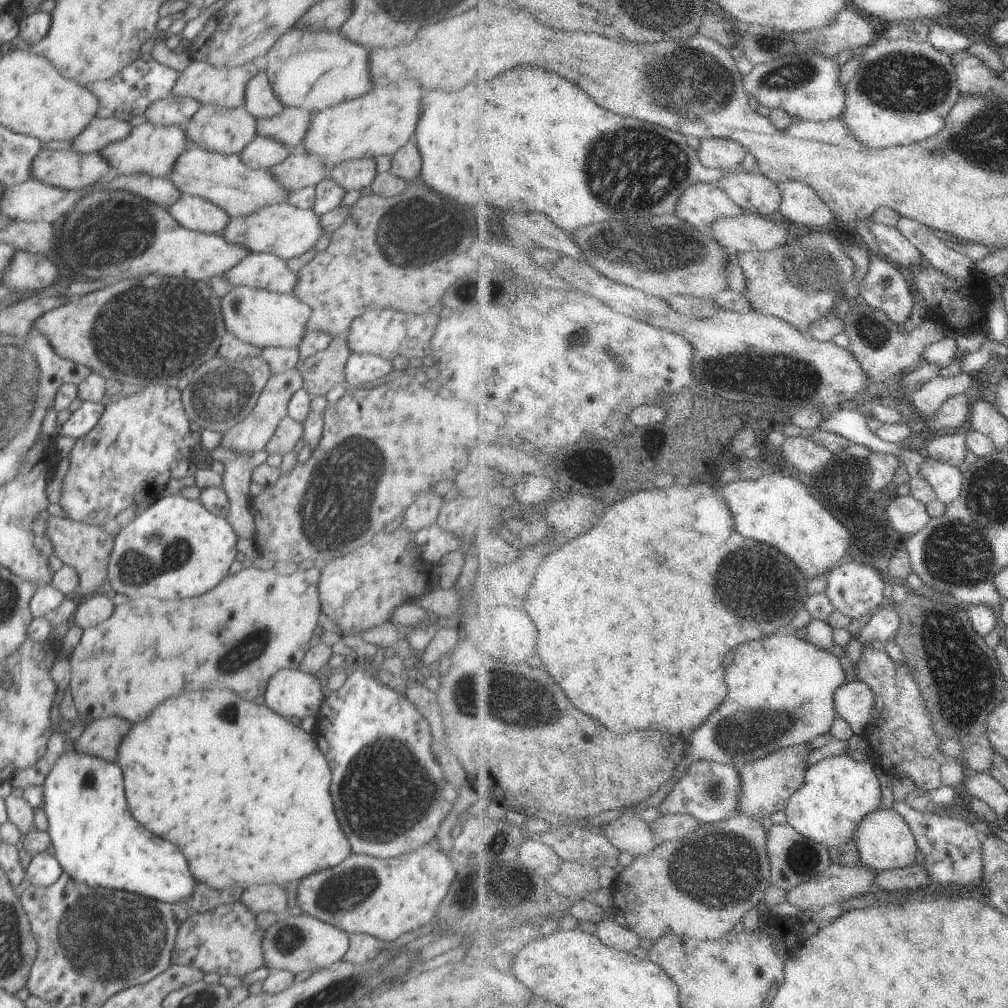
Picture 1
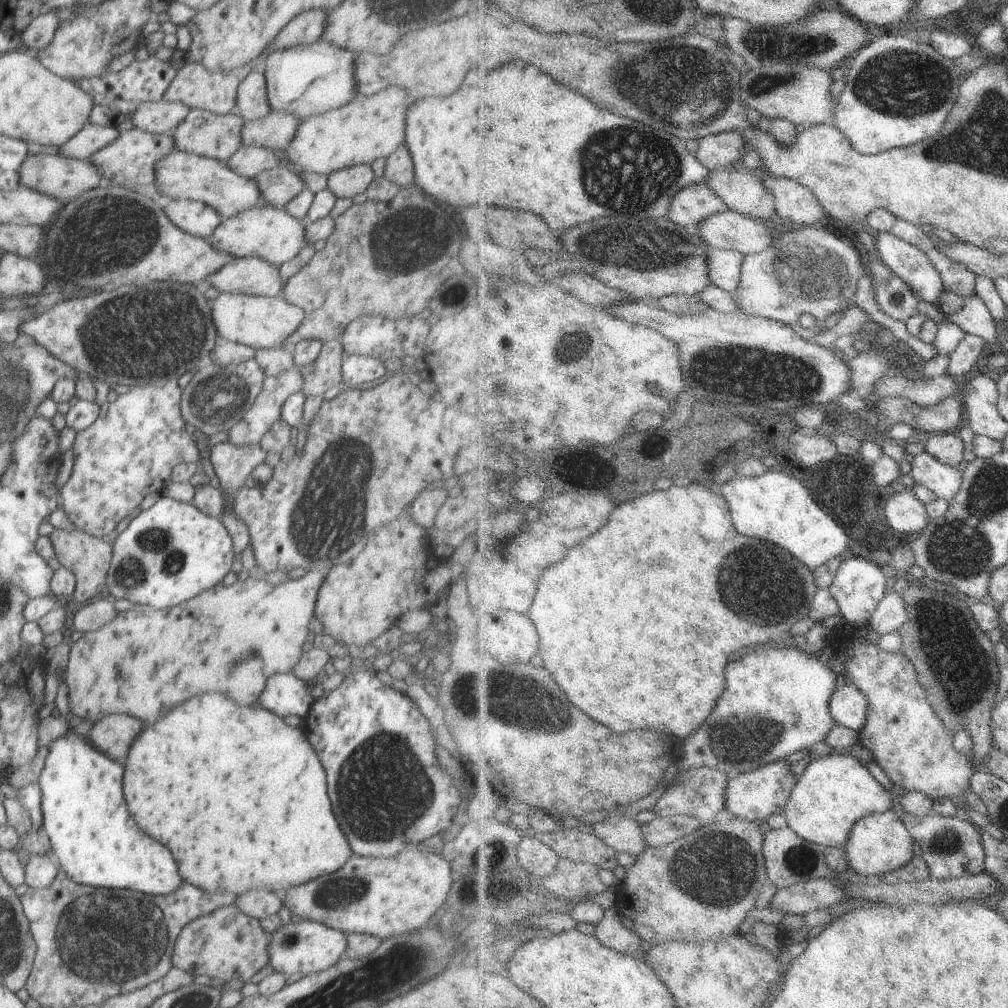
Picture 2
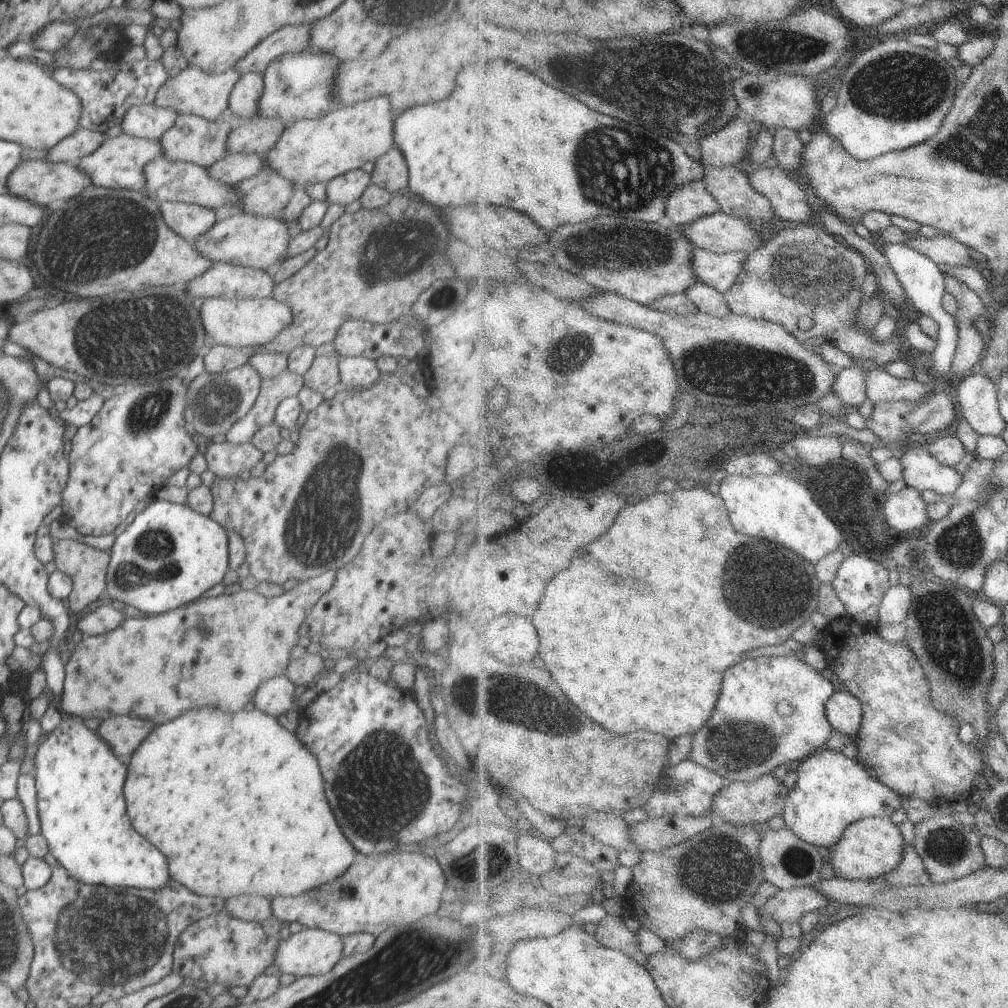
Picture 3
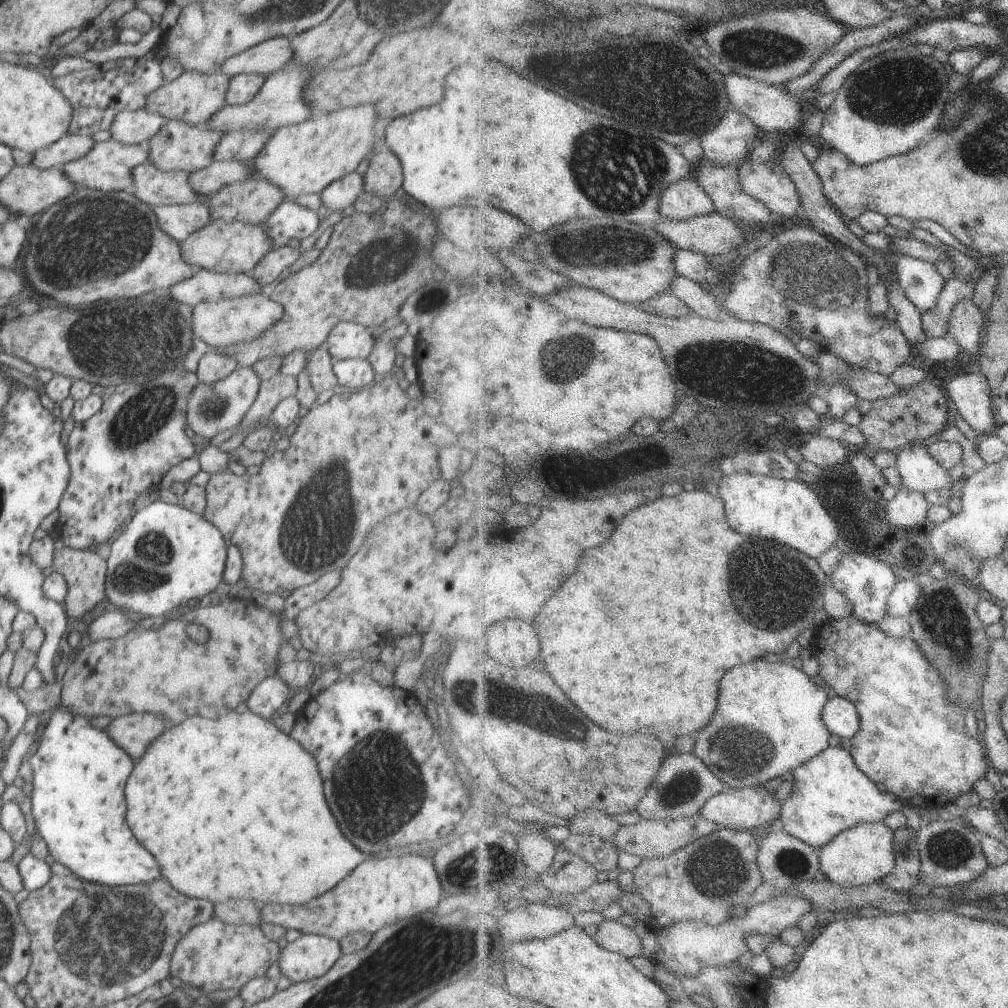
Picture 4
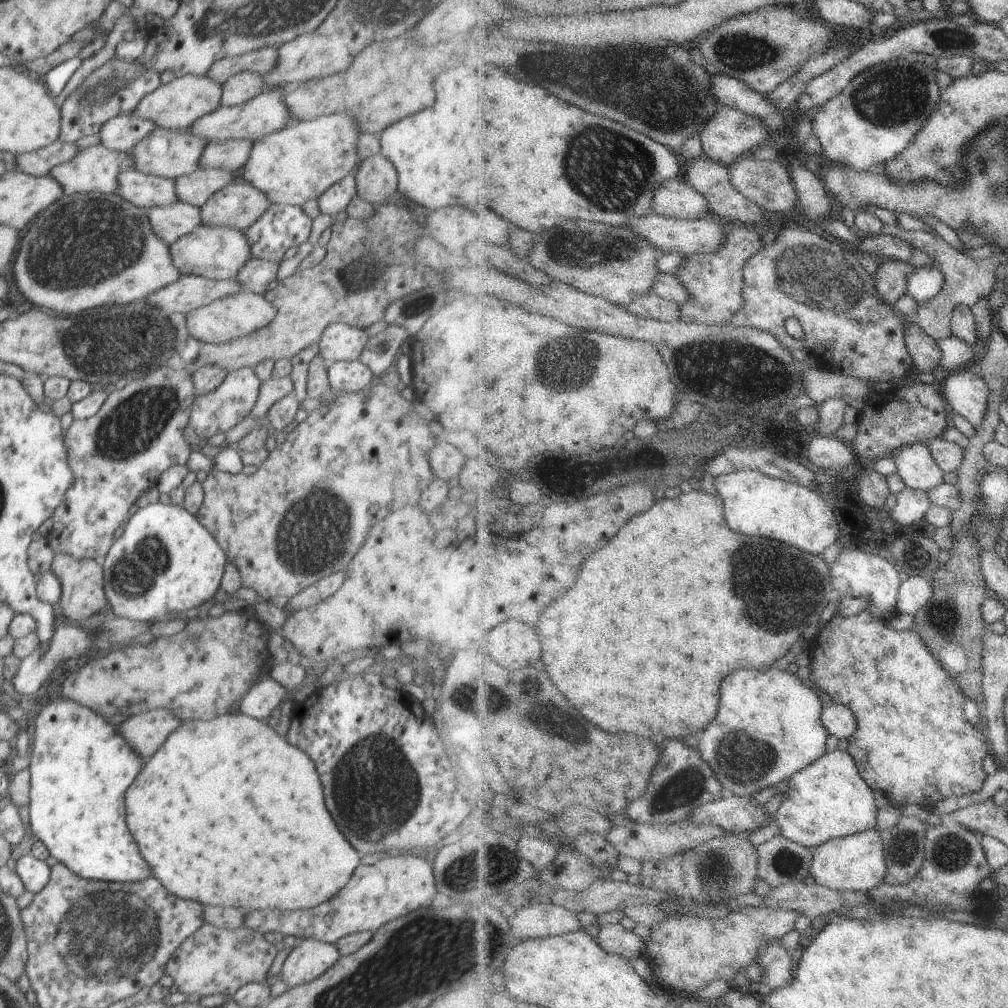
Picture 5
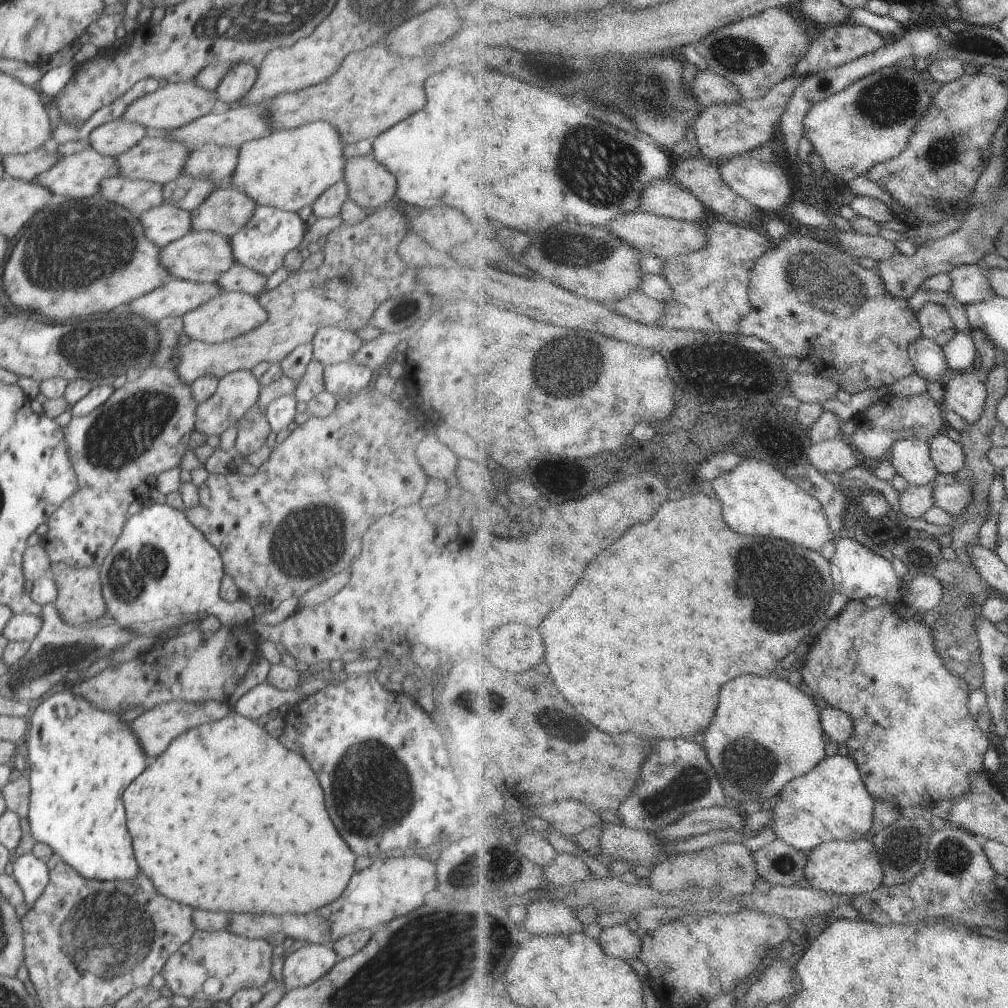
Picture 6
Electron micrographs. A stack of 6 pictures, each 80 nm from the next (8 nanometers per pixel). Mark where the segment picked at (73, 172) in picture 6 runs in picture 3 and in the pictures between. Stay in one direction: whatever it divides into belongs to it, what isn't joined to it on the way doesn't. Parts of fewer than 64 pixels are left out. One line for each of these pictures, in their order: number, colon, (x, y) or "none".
3: (118, 162)
4: (108, 167)
5: (96, 169)

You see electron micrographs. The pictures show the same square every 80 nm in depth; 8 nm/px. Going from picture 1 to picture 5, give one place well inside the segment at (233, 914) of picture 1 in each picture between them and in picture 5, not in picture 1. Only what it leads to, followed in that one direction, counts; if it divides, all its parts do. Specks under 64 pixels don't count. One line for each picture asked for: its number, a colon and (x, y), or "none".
2: (227, 944)
3: (220, 949)
4: (214, 956)
5: (212, 961)

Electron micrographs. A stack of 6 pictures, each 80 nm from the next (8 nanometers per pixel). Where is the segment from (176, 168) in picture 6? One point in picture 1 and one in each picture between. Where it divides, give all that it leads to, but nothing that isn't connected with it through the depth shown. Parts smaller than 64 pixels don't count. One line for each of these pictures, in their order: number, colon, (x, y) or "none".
1: (227, 131)
2: (203, 133)
3: (192, 139)
4: (178, 146)
5: (169, 153)

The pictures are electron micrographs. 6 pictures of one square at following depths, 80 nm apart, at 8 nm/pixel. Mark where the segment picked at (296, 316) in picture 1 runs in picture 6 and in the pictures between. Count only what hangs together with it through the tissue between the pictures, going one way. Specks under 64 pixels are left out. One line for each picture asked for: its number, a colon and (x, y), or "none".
2: (260, 322)
3: (253, 322)
4: (234, 320)
5: (230, 318)
6: (229, 314)

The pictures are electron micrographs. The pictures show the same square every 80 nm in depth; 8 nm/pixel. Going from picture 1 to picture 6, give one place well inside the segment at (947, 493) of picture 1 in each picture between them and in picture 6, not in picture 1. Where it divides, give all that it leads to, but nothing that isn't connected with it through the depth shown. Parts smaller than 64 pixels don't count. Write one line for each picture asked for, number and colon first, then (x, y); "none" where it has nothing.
2: (944, 481)
3: (922, 470)
4: (921, 472)
5: (916, 464)
6: (912, 458)

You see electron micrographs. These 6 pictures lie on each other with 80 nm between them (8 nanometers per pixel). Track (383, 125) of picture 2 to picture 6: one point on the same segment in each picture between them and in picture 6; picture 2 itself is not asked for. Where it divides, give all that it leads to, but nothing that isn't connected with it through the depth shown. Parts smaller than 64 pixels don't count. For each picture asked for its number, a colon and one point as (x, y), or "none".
3: (310, 151)
4: (300, 159)
5: (299, 162)
6: (288, 169)

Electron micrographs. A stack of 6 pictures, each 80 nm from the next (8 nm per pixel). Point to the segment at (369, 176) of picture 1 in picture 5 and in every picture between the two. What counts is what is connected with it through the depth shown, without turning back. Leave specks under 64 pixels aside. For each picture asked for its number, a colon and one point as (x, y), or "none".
2: (349, 182)
3: (344, 189)
4: (342, 193)
5: (334, 200)

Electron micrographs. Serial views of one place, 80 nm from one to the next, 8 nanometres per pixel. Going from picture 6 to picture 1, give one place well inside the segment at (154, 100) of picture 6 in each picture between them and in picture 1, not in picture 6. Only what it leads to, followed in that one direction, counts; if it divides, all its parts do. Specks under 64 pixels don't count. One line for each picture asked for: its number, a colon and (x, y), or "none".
1: (208, 85)
2: (194, 85)
3: (192, 92)
4: (194, 98)
5: (176, 105)

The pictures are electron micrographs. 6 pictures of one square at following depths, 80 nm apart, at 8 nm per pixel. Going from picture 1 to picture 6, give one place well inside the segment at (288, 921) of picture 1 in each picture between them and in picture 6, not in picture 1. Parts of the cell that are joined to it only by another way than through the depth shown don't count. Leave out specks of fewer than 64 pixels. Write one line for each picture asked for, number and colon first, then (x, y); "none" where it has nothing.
2: (305, 947)
3: (311, 952)
4: (309, 957)
5: (309, 960)
6: (311, 962)

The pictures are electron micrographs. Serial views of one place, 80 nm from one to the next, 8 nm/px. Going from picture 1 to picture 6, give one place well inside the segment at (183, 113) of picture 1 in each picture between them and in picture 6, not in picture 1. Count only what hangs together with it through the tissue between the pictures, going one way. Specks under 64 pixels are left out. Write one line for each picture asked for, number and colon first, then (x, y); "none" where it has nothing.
2: (160, 117)
3: (142, 121)
4: (136, 127)
5: (121, 133)
6: (111, 139)

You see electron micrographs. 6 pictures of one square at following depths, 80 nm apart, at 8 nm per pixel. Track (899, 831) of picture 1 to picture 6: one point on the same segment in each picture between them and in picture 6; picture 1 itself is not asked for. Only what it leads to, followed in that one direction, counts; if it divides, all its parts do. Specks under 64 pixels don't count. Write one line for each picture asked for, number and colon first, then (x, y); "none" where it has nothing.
2: (881, 842)
3: (874, 847)
4: (862, 856)
5: (858, 863)
6: (842, 867)

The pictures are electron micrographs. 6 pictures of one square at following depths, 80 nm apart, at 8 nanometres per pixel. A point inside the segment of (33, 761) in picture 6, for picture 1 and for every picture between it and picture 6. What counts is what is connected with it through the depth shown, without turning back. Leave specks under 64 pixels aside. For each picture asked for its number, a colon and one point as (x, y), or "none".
1: (96, 841)
2: (95, 842)
3: (82, 815)
4: (79, 774)
5: (80, 765)

